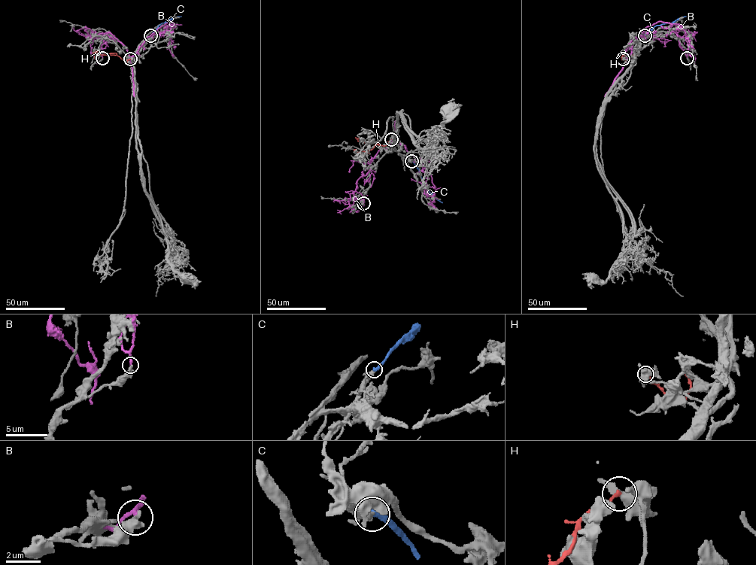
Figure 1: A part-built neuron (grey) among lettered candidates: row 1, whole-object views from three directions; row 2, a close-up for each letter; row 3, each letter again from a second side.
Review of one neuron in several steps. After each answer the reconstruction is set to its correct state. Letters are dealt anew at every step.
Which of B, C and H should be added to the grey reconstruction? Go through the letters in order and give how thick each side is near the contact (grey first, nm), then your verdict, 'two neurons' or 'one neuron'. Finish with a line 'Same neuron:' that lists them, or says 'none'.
B: 320/200 nm | two neurons
C: 260/360 nm | two neurons
H: 440/220 nm | two neurons
Same neuron: none

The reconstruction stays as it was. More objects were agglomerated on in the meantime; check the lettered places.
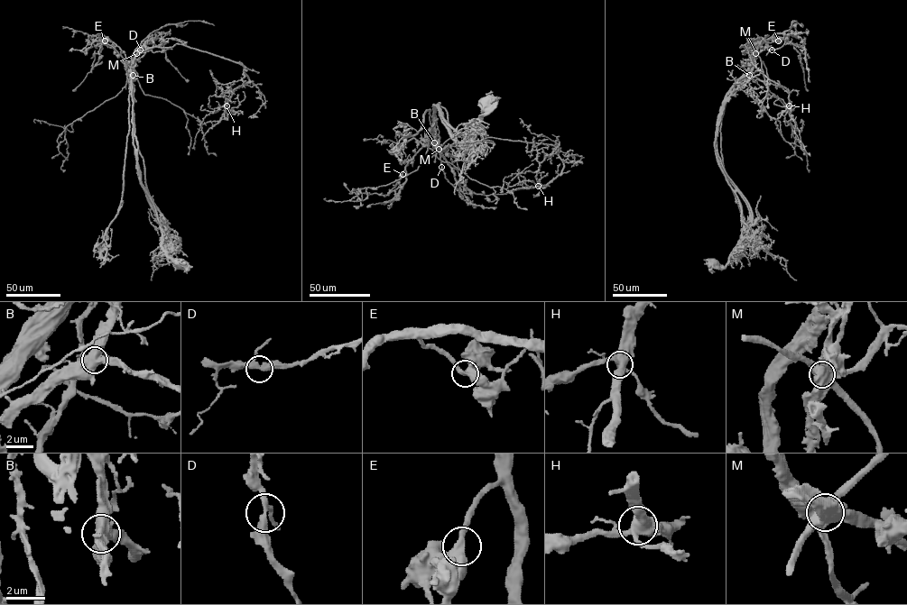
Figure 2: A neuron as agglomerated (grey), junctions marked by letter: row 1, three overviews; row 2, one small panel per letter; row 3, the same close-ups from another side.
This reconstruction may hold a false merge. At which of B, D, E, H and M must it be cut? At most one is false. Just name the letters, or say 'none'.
M

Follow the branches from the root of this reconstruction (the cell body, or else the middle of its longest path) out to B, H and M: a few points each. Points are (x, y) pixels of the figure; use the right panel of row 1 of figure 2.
B: (712, 263), (725, 267), (743, 226), (717, 151), (717, 115), (757, 46), (749, 75)
H: (712, 263), (725, 267), (743, 226), (716, 144), (725, 96), (757, 49), (741, 46), (788, 90), (789, 105)
M: (712, 263), (725, 267), (743, 226), (717, 151), (717, 115), (757, 46), (755, 53)

